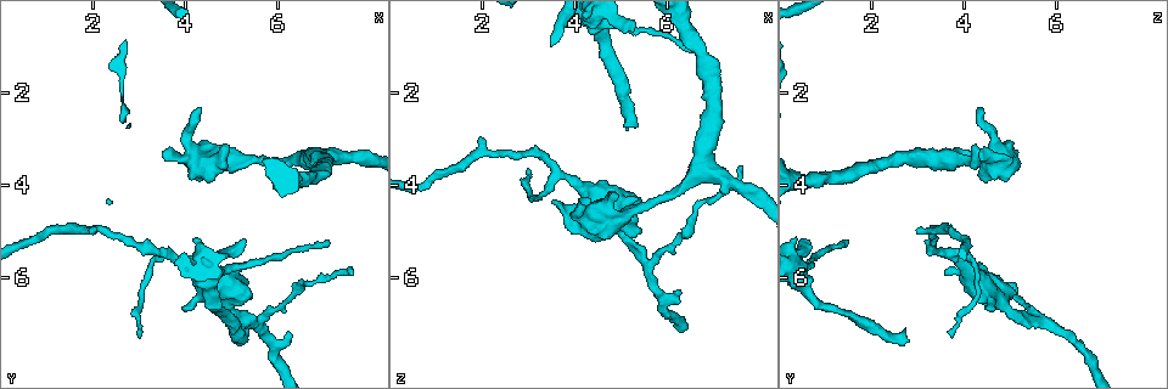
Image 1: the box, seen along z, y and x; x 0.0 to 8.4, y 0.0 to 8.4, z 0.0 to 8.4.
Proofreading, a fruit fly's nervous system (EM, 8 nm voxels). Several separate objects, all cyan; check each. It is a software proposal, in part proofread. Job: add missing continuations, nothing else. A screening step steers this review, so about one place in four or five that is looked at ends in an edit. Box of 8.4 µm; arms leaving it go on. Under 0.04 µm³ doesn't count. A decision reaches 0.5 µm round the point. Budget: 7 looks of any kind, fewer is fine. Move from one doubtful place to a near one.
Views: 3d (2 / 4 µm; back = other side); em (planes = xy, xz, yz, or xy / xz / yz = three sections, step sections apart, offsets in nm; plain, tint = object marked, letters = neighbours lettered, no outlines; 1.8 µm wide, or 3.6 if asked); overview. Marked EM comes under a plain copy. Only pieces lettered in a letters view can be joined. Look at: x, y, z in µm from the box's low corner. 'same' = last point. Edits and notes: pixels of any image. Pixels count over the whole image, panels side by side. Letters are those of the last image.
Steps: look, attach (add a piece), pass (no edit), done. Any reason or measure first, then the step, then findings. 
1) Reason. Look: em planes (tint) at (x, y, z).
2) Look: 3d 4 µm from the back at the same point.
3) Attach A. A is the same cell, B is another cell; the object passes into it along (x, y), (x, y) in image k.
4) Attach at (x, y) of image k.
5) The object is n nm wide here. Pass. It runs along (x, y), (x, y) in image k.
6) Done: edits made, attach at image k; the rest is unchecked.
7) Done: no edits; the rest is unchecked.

Free end. Look: 3d 4 µm at (3.55, 3.30, 4.35).

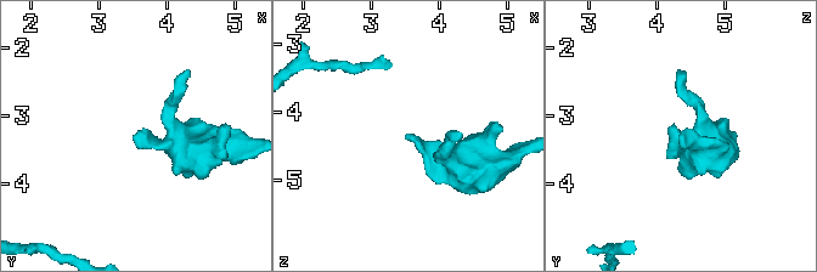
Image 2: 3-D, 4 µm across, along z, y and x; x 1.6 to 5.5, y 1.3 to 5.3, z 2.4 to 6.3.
Look: em planes (letters) at (3.55, 3.25, 4.35).

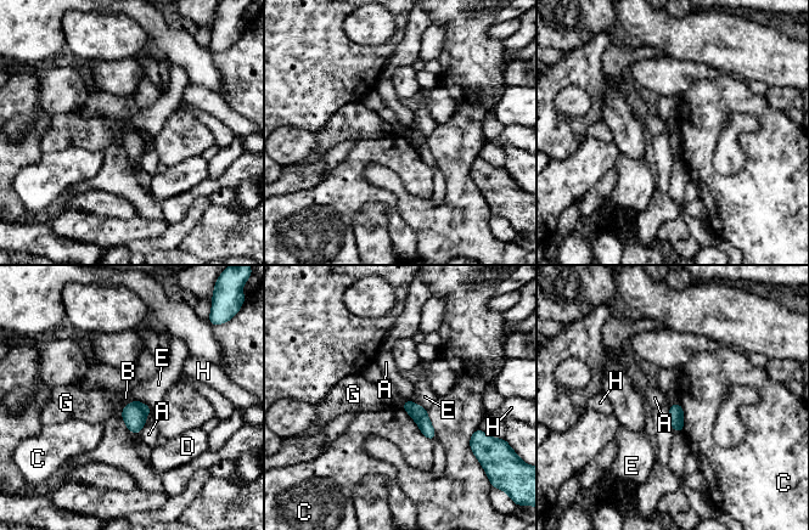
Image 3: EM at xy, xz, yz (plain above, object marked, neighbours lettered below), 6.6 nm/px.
Pass. A, B, C, D, E, G and H are other cells; a border runs along (133, 399), (123, 407) in image 3; no lettered piece goes on from it.

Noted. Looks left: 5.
Free end. Look: 3d 4 µm at (5.35, 7.10, 2.75).

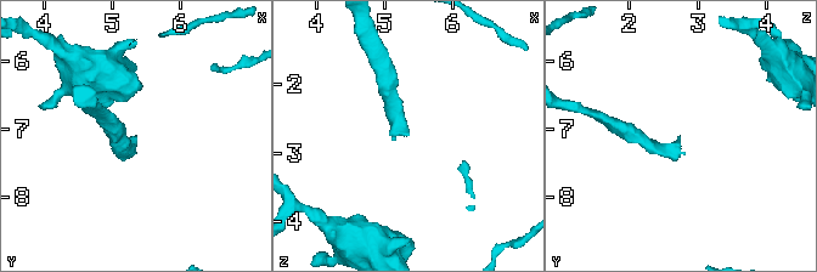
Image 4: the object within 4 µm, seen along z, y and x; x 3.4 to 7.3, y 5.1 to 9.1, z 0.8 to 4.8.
Shape alone is not enough. Look: em xz step 8 (tint) at (5.35, 7.15, 2.75).

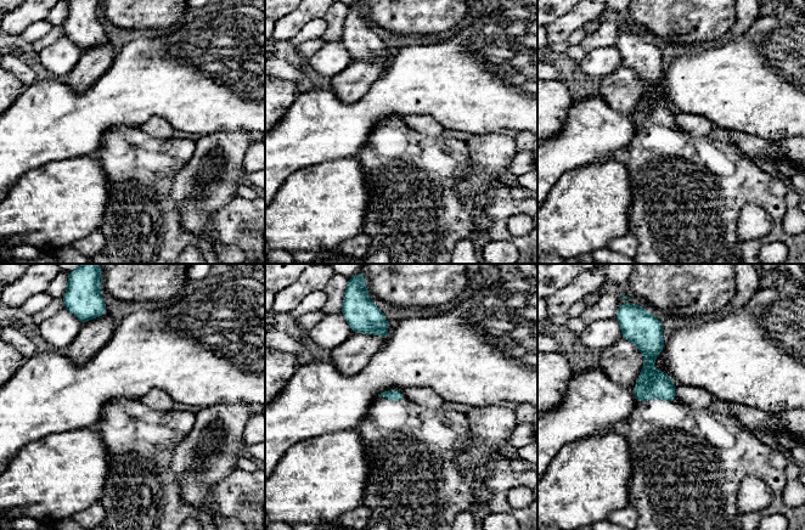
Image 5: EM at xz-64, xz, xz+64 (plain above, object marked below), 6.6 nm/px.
Look: em planes (letters) at the same point.

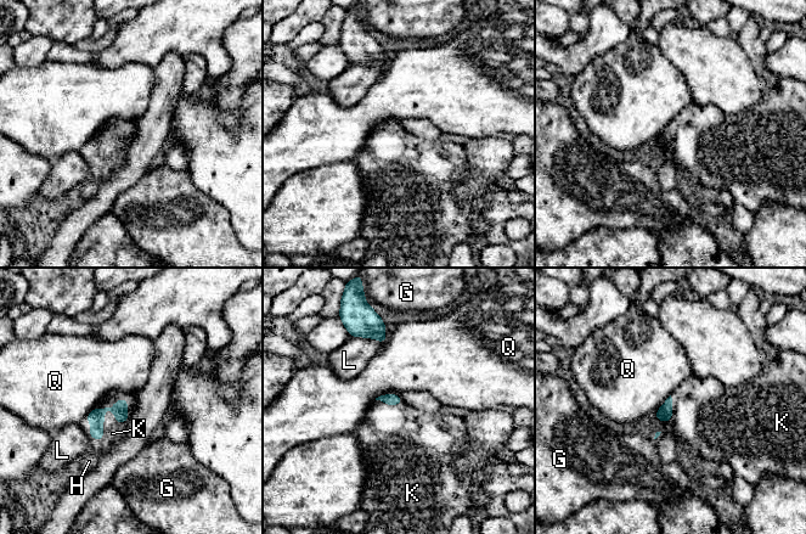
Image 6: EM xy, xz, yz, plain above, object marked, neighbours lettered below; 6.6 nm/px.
Attach K. K is the same cell, G, H, L and Q are other cells; the object passes into it along (96, 416), (102, 419), (112, 433) in image 6; the cell continues.

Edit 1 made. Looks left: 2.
Redraw. Look: overview.

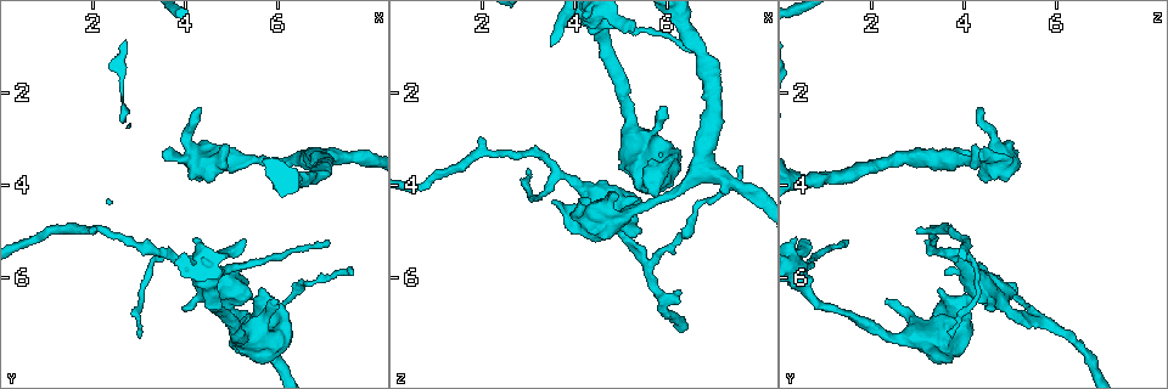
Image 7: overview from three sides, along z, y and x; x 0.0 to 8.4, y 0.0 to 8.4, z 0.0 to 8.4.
Look: em planes (letters) at (5.25, 5.15, 0.55).

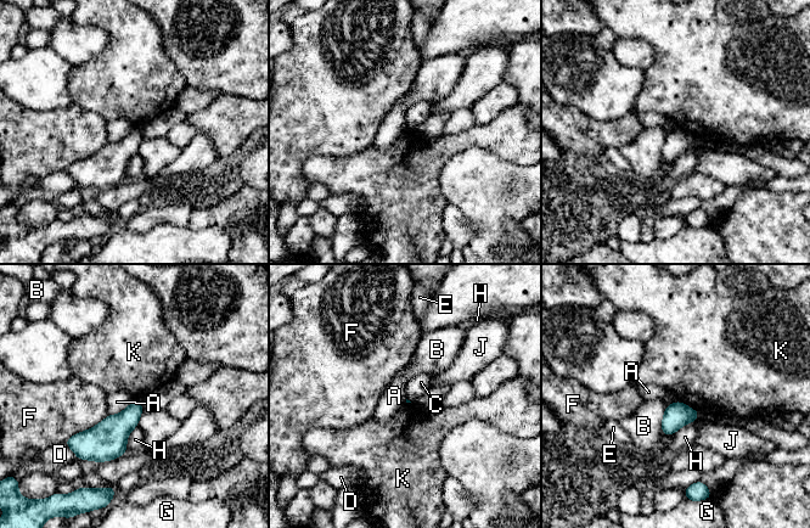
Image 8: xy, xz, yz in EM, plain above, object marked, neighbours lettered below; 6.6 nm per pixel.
Pass. A, B, C, D, E, F, G, H, J and K are other cells; a border runs along (134, 400), (119, 413), (110, 415) in image 8; none of them fits.

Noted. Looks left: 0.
Done: edits made, attach at image 6; the rest is unchecked.

